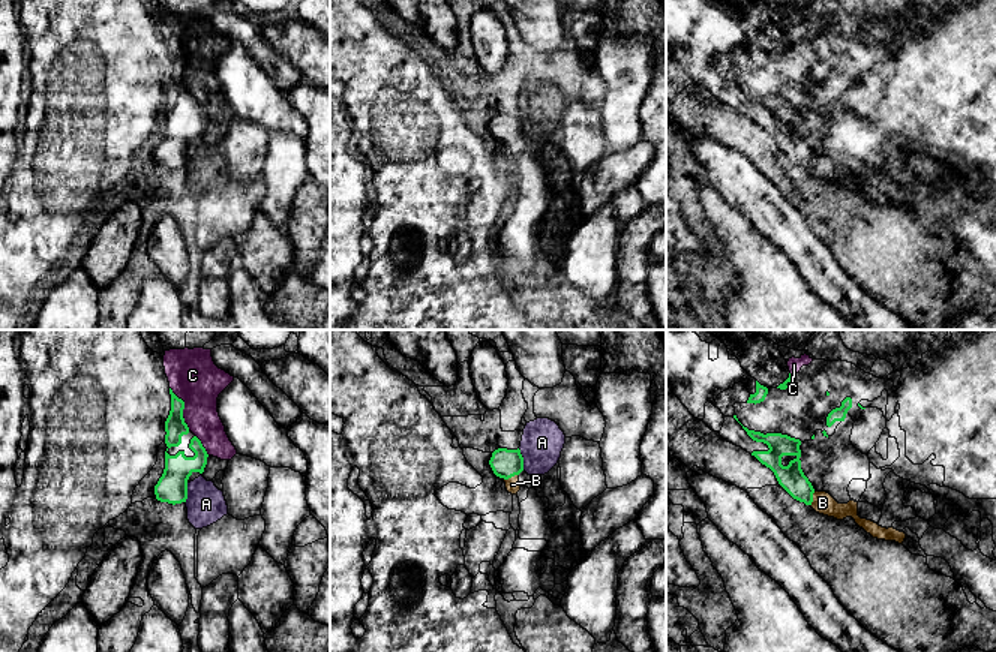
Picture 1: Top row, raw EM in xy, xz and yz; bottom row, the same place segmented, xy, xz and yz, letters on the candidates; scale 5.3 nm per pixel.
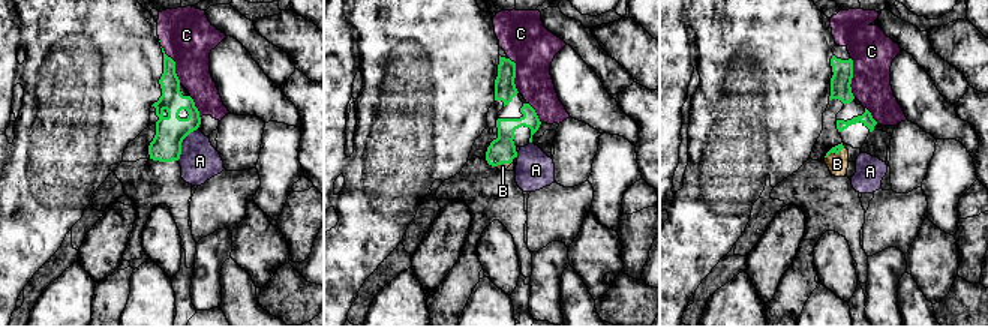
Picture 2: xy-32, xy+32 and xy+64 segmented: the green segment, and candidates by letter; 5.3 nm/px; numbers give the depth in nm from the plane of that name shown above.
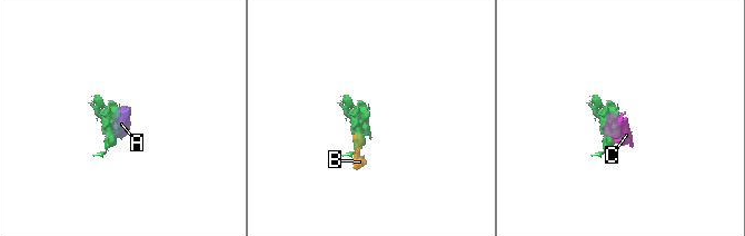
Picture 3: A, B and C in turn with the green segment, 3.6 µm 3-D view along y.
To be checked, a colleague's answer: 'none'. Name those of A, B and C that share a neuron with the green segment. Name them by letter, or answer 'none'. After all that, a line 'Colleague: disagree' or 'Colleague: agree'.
B
Colleague: disagree

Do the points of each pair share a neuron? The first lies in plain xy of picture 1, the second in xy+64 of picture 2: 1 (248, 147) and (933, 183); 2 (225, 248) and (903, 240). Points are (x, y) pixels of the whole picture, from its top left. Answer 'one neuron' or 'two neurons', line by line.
1: two neurons
2: two neurons

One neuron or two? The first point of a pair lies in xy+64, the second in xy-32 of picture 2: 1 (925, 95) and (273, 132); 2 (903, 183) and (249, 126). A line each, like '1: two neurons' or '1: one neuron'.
1: two neurons
2: one neuron

